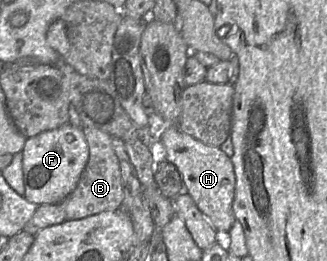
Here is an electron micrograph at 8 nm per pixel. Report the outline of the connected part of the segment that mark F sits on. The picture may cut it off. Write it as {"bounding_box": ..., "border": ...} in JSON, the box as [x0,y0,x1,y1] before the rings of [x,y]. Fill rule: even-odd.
{"bounding_box":[22,123,89,205],"border":[[[70,123],[26,139],[22,150],[24,197],[37,205],[60,203],[76,187],[89,158],[82,127]]]}

